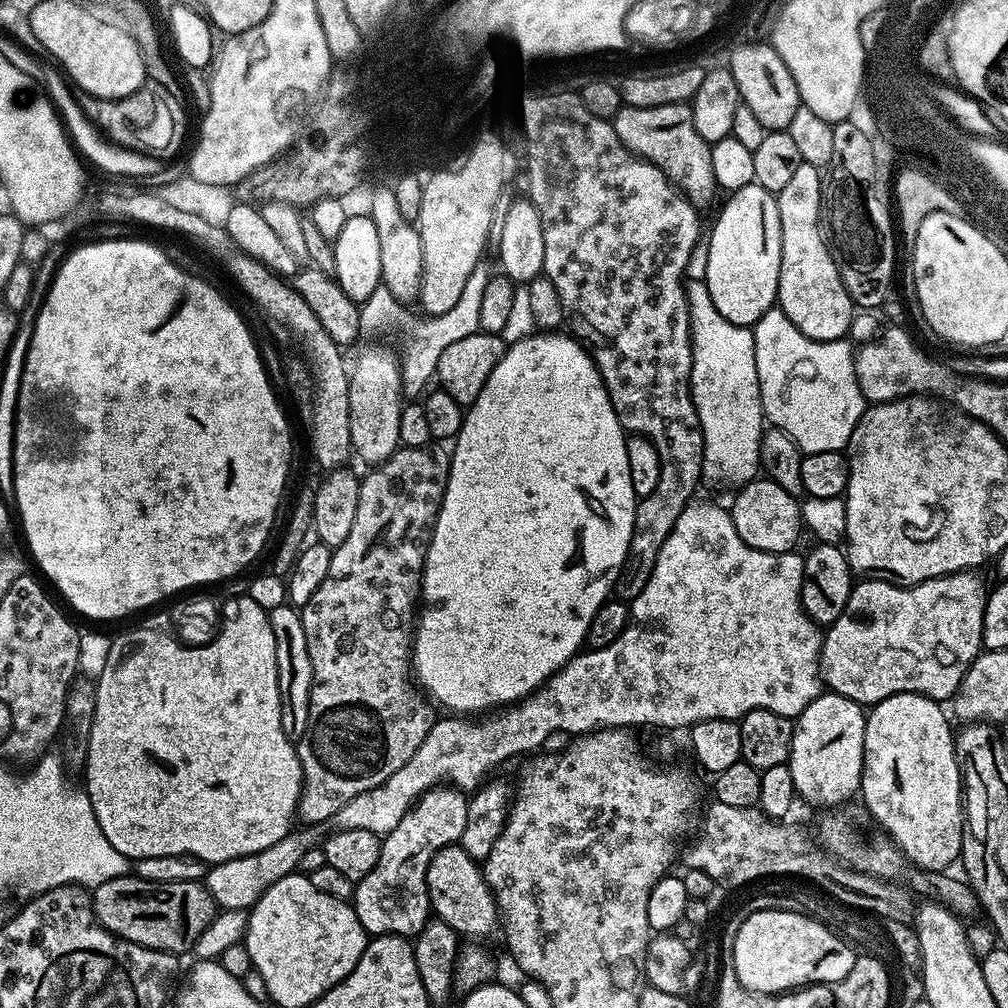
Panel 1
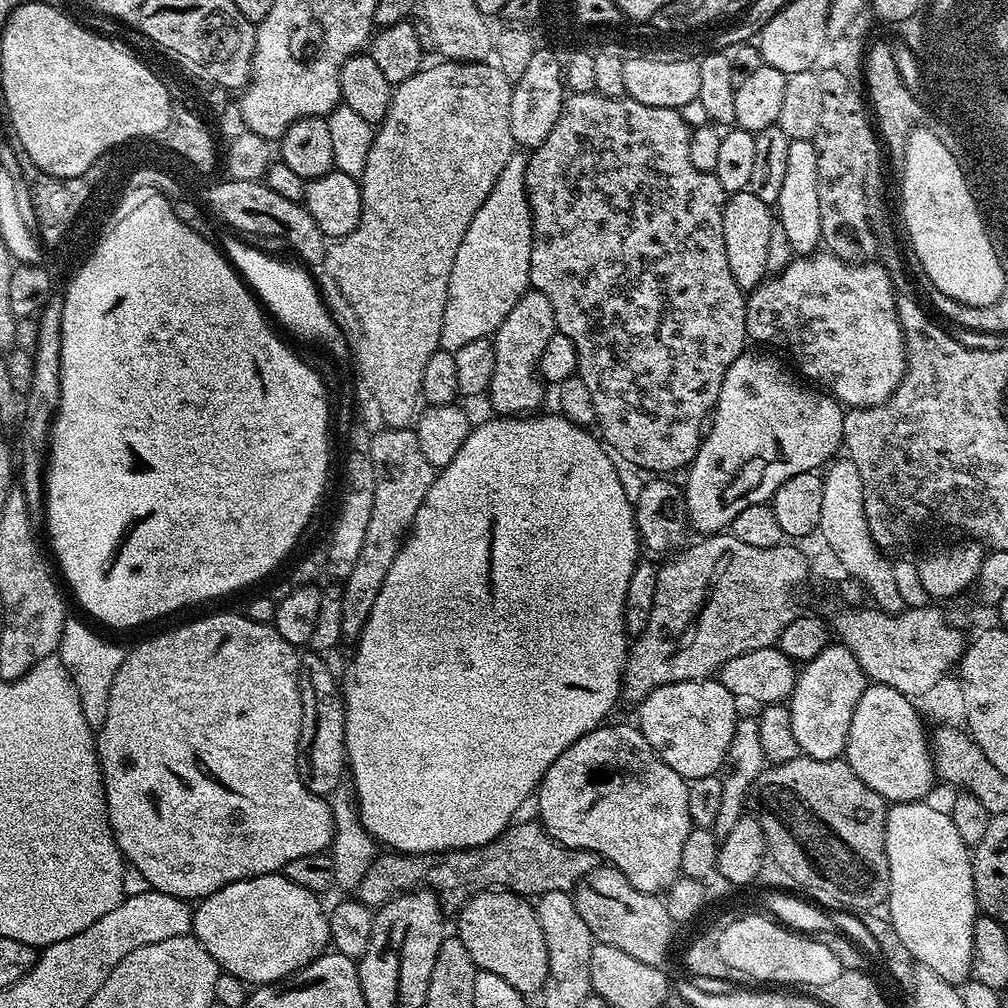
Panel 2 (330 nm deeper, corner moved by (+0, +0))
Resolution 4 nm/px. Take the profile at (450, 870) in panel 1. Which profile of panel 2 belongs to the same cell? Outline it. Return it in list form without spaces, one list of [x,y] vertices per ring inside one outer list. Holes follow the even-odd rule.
[[[507,890],[475,892],[460,905],[458,915],[455,935],[459,936],[462,946],[466,946],[470,958],[474,958],[479,971],[498,974],[498,978],[510,982],[514,990],[525,994],[543,989],[548,973],[548,951],[531,899]]]

